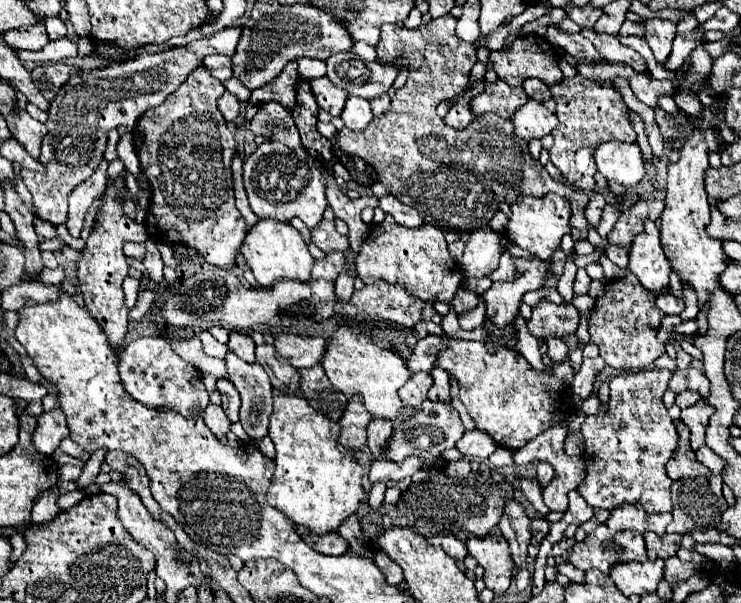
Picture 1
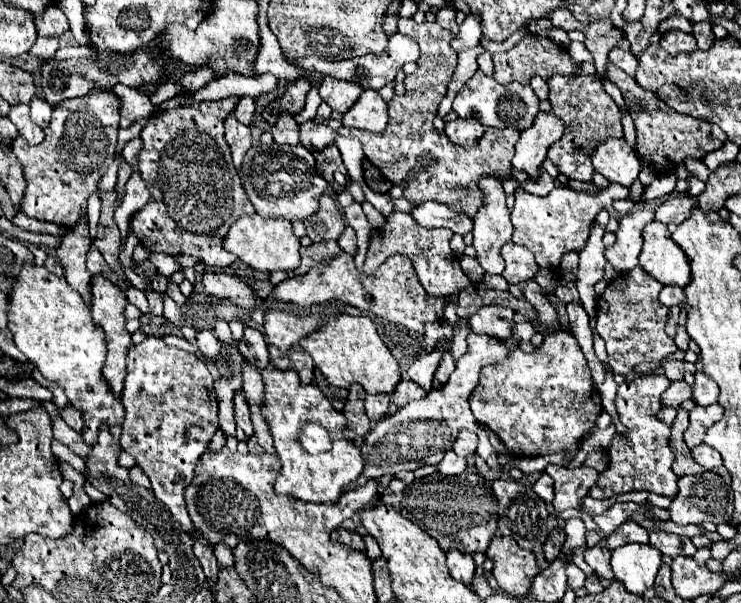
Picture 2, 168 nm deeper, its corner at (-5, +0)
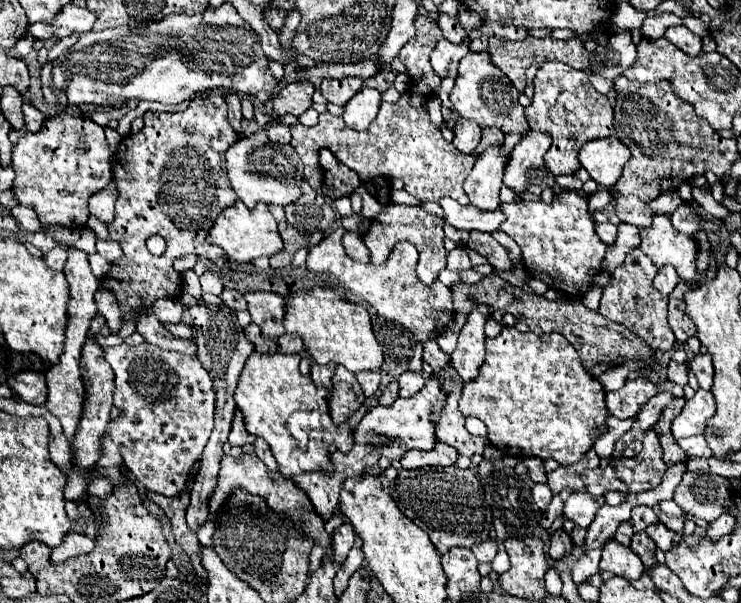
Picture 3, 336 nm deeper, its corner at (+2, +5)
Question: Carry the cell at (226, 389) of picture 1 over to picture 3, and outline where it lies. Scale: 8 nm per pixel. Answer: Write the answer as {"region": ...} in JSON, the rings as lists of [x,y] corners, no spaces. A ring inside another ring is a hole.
{"region":[[[237,412],[235,418],[233,418],[233,426],[231,426],[229,442],[231,442],[231,446],[243,446],[243,444],[253,444],[253,442],[255,442],[255,438],[245,430],[241,412]]]}

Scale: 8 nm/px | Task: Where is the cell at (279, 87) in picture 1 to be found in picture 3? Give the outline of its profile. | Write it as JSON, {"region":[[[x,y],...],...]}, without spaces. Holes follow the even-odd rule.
{"region":[[[301,80],[301,82],[291,82],[287,86],[283,86],[275,98],[271,98],[265,104],[265,114],[271,118],[279,118],[285,114],[293,114],[299,116],[305,110],[311,108],[313,104],[313,92],[315,86],[309,80]]]}

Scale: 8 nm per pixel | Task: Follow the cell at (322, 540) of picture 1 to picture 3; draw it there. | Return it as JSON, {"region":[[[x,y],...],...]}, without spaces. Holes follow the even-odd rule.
{"region":[[[343,524],[341,528],[337,528],[335,534],[333,534],[333,562],[343,564],[345,558],[347,558],[347,552],[349,552],[351,546],[353,546],[353,542],[355,542],[353,526]]]}

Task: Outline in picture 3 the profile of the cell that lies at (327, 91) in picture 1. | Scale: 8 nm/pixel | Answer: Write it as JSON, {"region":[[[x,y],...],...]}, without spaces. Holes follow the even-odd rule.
{"region":[[[343,78],[343,80],[323,80],[323,96],[327,102],[345,106],[363,86],[363,80],[359,78]]]}

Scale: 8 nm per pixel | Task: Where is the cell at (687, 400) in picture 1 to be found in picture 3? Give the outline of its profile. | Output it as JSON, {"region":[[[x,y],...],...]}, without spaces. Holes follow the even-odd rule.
{"region":[[[699,354],[691,360],[691,370],[699,380],[699,386],[703,390],[711,390],[713,384],[713,362],[709,354]]]}

